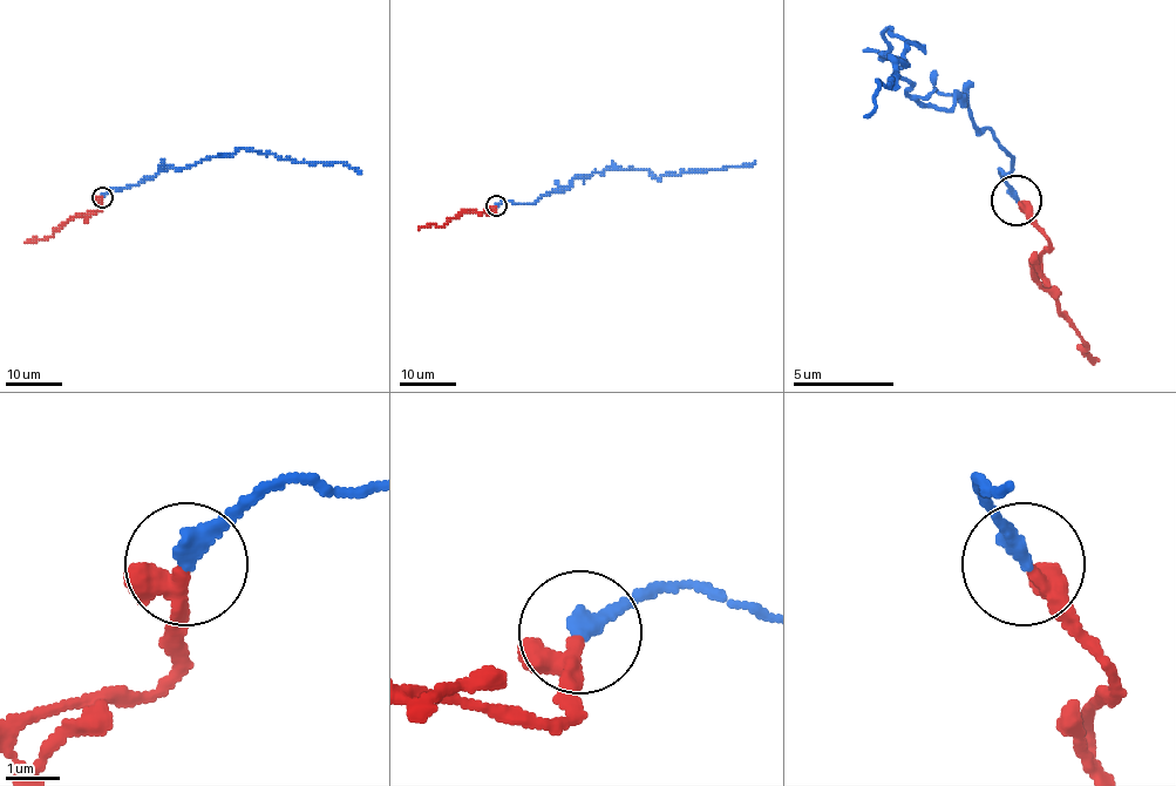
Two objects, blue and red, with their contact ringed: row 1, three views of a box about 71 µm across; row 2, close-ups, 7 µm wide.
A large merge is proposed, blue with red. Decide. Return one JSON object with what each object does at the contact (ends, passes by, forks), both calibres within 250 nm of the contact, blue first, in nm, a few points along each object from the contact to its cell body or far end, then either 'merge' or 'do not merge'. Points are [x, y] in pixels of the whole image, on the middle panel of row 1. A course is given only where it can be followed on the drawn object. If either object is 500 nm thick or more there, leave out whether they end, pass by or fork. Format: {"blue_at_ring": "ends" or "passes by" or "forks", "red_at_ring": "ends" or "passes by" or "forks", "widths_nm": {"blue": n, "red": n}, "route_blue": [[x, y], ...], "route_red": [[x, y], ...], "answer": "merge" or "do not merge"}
{"blue_at_ring": "ends", "red_at_ring": "passes by", "widths_nm": {"blue": 320, "red": 280}, "route_blue": [[496, 205], [507, 200], [531, 204], [570, 188], [583, 175], [610, 168], [648, 170], [660, 178], [755, 162]], "route_red": [[496, 205], [491, 215], [464, 211], [442, 225], [417, 228]], "answer": "merge"}

